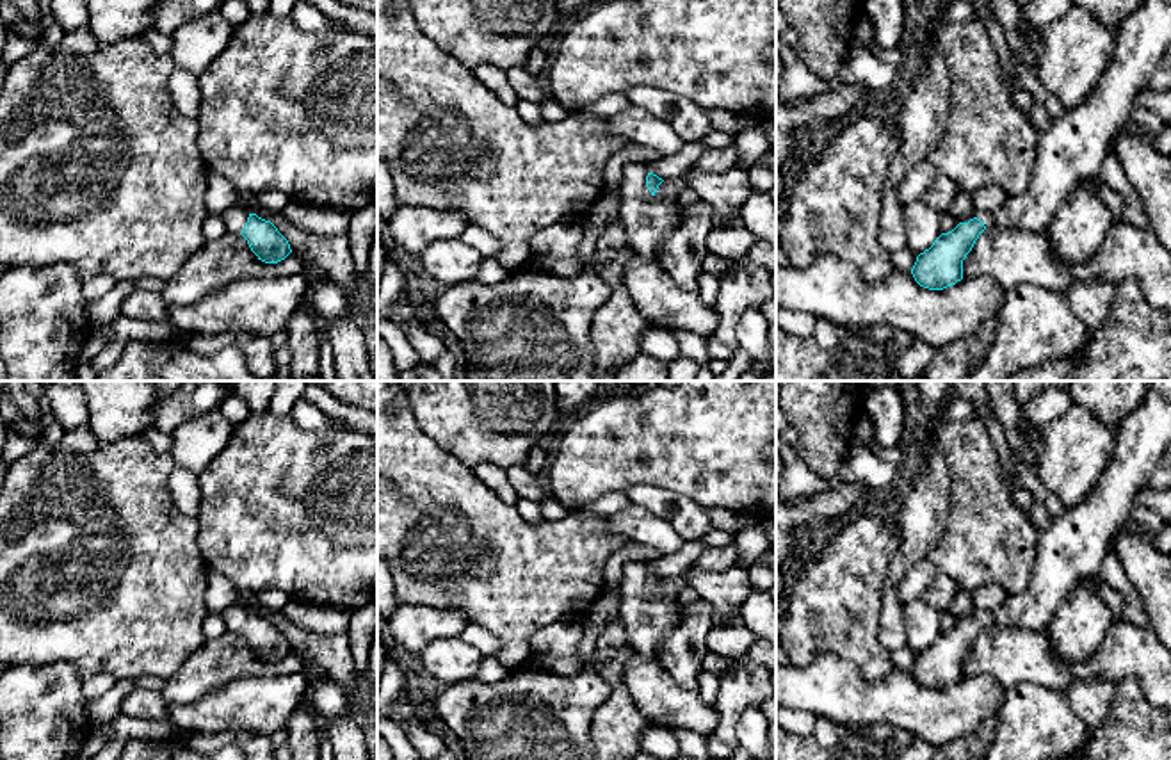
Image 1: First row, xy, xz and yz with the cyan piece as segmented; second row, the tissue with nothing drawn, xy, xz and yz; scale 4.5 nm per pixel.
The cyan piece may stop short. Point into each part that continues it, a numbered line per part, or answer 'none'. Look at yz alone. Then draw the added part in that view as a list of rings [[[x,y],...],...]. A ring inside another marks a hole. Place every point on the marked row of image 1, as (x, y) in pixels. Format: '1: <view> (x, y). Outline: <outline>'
1: yz (1074, 148). Outline: [[[1143,0],[1114,37],[1114,57],[1100,85],[1039,133],[1029,189],[1007,196],[993,215],[973,210],[959,222],[977,217],[986,228],[1046,231],[1075,185],[1098,174],[1110,141],[1132,128],[1135,94],[1171,44],[1171,0]]]

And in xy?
1: xy (234, 219). Outline: [[[240,205],[228,208],[219,217],[221,224],[222,224],[222,231],[240,235],[246,222],[247,222],[249,214],[251,212],[247,208],[244,208],[244,206],[240,206]]]

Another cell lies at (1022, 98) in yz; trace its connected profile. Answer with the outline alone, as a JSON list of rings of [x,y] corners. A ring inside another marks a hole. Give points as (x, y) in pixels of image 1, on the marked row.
[[[1004,71],[1004,80],[1011,89],[1011,98],[1014,107],[1027,117],[1032,116],[1034,96],[1030,91],[1023,89],[1011,75],[1011,71]]]

